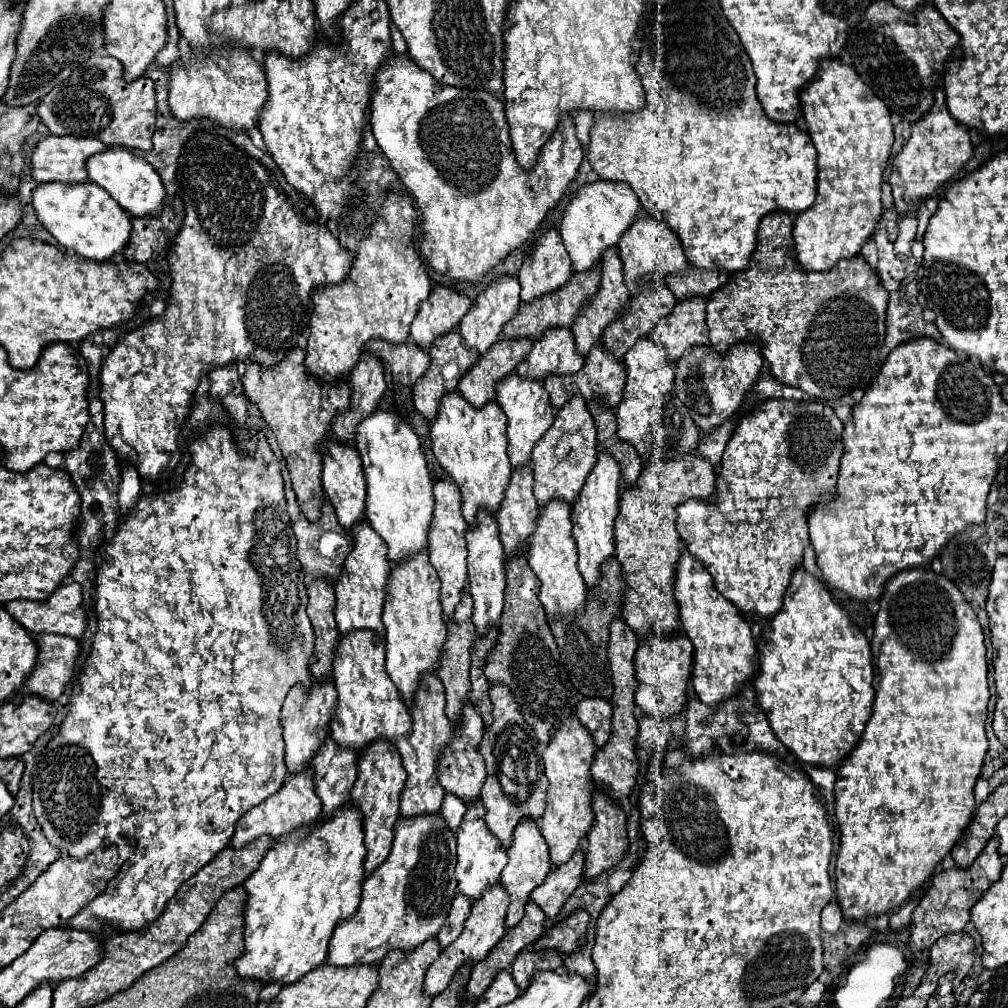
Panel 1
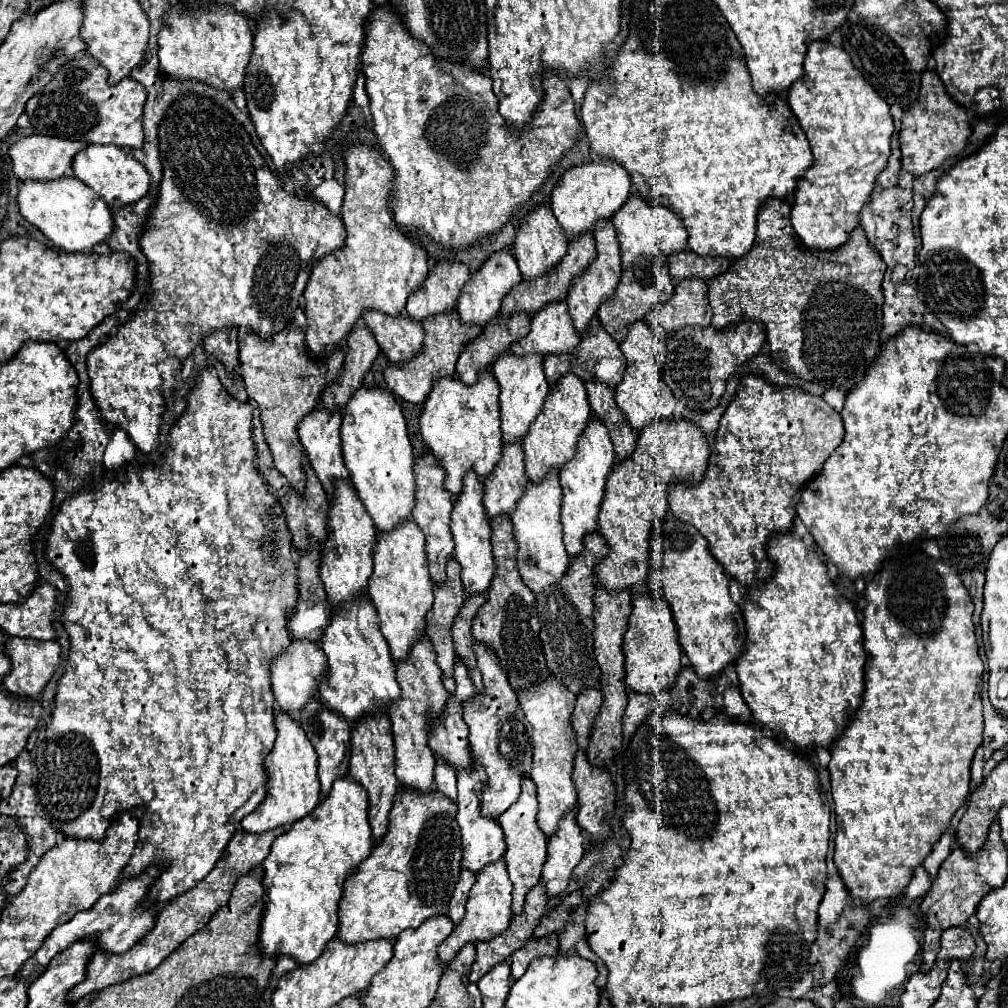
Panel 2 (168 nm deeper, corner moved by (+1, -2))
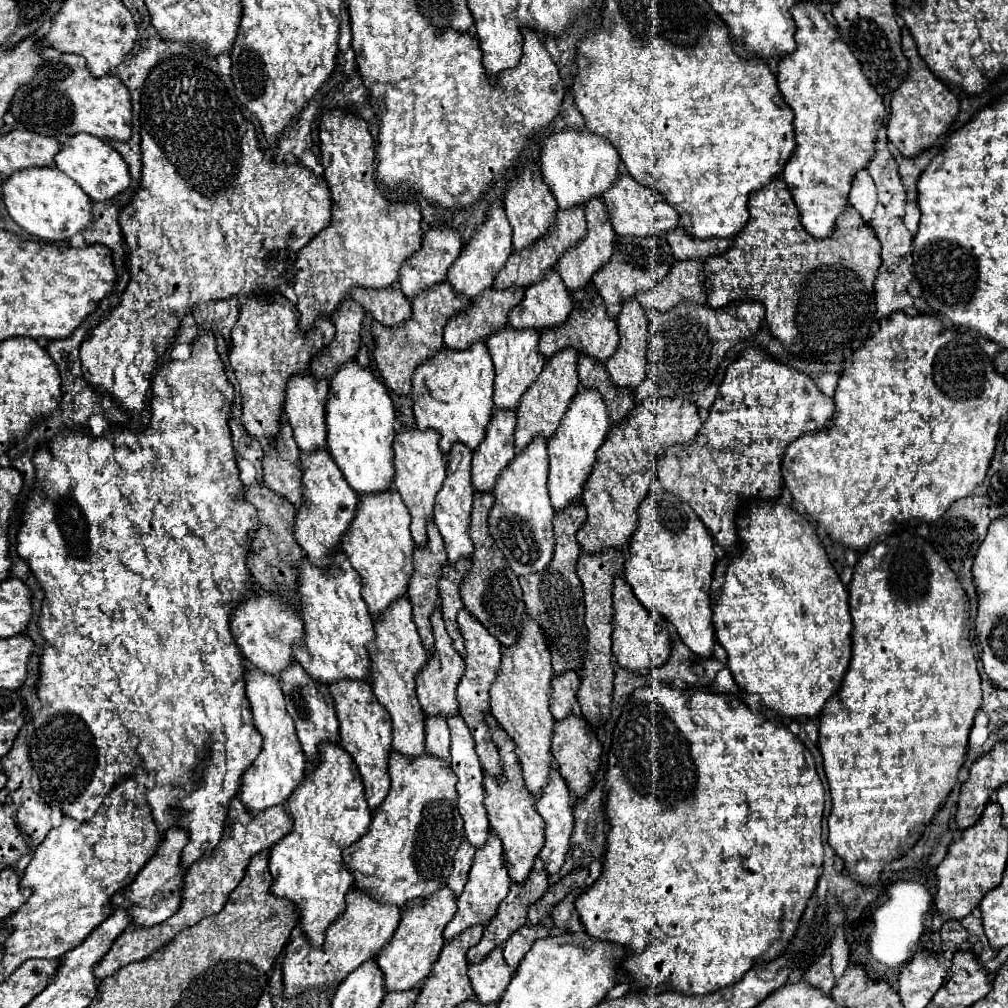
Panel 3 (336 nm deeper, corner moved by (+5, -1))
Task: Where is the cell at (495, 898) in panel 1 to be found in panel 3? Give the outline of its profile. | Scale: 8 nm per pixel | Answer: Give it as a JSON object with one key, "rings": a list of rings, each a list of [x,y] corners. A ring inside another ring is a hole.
{"rings":[[[490,830],[490,836],[486,840],[486,844],[476,850],[474,854],[474,864],[472,864],[472,870],[468,874],[468,882],[464,886],[464,892],[460,894],[458,898],[458,910],[454,914],[454,918],[450,920],[450,924],[444,928],[444,938],[446,940],[452,940],[456,938],[460,932],[464,932],[466,928],[474,926],[474,924],[486,924],[490,922],[490,918],[496,914],[500,902],[506,898],[508,894],[508,888],[510,888],[512,880],[508,878],[508,870],[506,870],[506,864],[504,864],[504,850],[502,850],[502,842],[500,838]]]}

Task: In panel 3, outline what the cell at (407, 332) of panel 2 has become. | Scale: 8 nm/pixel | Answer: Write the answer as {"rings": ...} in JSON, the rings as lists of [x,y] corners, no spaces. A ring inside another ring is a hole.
{"rings":[[[356,286],[356,288],[350,288],[348,294],[356,302],[360,302],[374,316],[374,320],[388,326],[402,324],[406,322],[408,314],[412,314],[410,298],[406,298],[398,286],[390,286],[382,290]]]}

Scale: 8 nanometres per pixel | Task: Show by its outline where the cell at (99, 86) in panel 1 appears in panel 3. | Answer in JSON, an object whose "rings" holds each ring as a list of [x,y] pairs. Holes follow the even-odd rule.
{"rings":[[[60,54],[44,62],[32,82],[16,90],[10,102],[10,112],[20,128],[52,136],[60,142],[80,132],[102,140],[126,142],[132,132],[132,104],[126,86],[122,86],[114,74],[94,78],[86,72],[84,58],[76,54]]]}

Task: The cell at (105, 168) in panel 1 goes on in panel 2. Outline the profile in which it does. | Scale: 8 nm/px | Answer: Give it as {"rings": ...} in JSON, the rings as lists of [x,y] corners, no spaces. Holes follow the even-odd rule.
{"rings":[[[88,145],[74,157],[72,171],[74,177],[94,189],[110,207],[132,205],[138,199],[146,197],[150,191],[150,173],[146,171],[146,167],[114,145]]]}

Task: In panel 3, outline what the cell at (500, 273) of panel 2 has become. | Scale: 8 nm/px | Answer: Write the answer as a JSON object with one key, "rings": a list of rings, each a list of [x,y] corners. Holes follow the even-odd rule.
{"rings":[[[494,202],[488,208],[486,220],[482,222],[482,226],[472,234],[472,238],[460,250],[458,260],[454,260],[454,264],[450,266],[450,270],[448,270],[448,282],[452,284],[452,288],[458,294],[474,298],[482,290],[486,290],[486,288],[492,286],[496,272],[506,264],[506,258],[510,254],[512,254],[512,228],[510,228],[508,220],[506,220],[502,202]]]}

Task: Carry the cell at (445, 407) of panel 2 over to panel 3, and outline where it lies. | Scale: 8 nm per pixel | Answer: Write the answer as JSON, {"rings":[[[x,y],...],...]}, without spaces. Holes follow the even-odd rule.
{"rings":[[[474,342],[474,346],[468,346],[466,350],[450,350],[444,346],[430,362],[422,362],[412,374],[412,398],[418,428],[434,428],[440,432],[440,450],[446,454],[454,442],[462,442],[470,450],[478,448],[494,410],[492,384],[494,366],[484,342]]]}

